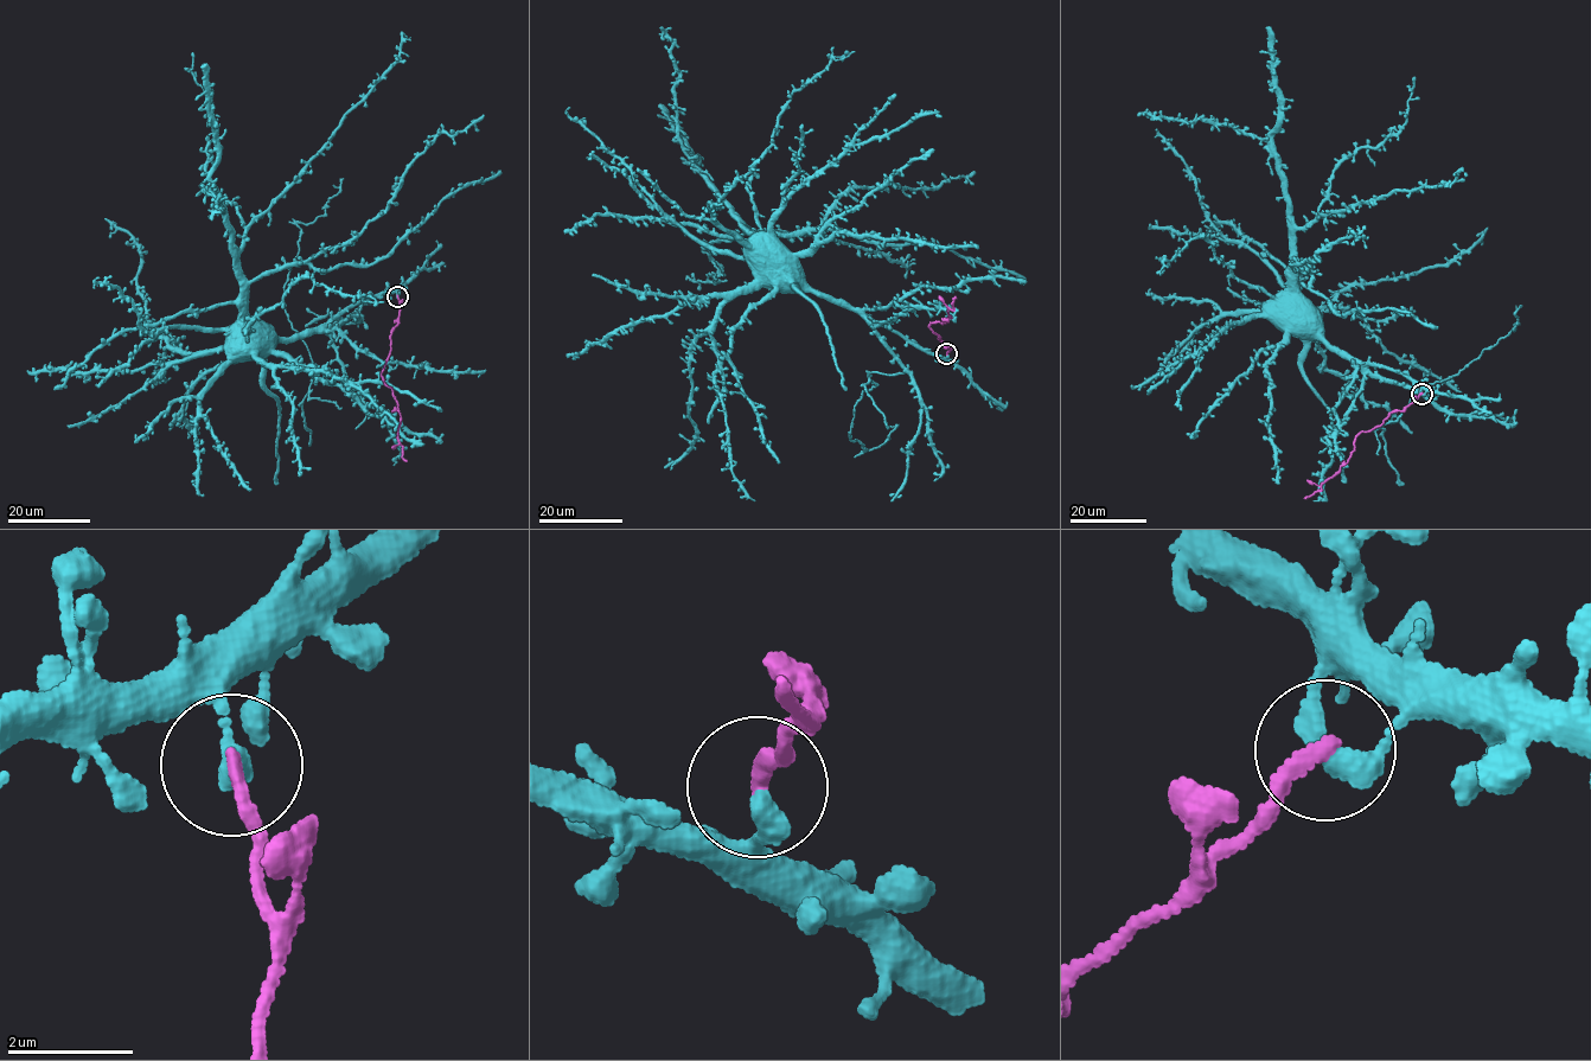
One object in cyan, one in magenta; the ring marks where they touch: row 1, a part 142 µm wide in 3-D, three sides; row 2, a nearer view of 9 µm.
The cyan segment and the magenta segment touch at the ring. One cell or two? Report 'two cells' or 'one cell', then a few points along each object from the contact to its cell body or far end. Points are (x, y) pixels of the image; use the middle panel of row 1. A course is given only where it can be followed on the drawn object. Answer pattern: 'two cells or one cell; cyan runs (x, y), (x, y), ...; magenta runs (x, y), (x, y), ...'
two cells; cyan runs (947, 355), (937, 358), (843, 300), (816, 293), (761, 244); magenta runs (947, 353), (949, 346), (928, 325), (951, 318), (949, 310), (953, 308), (954, 296)

